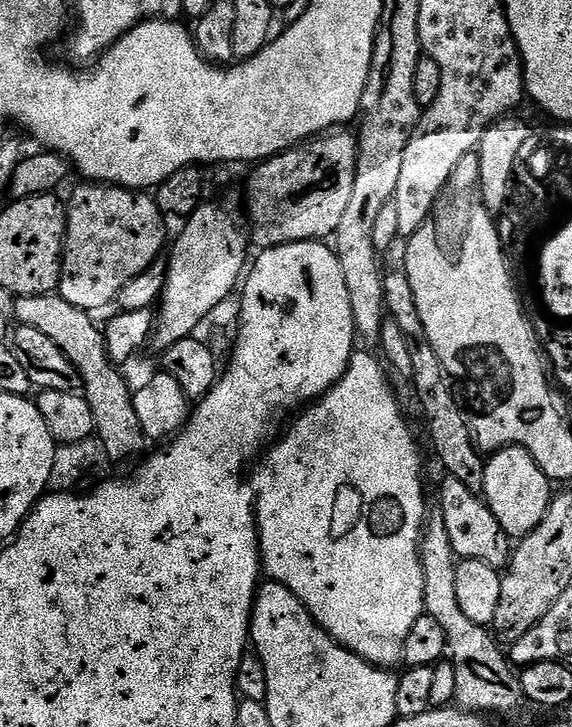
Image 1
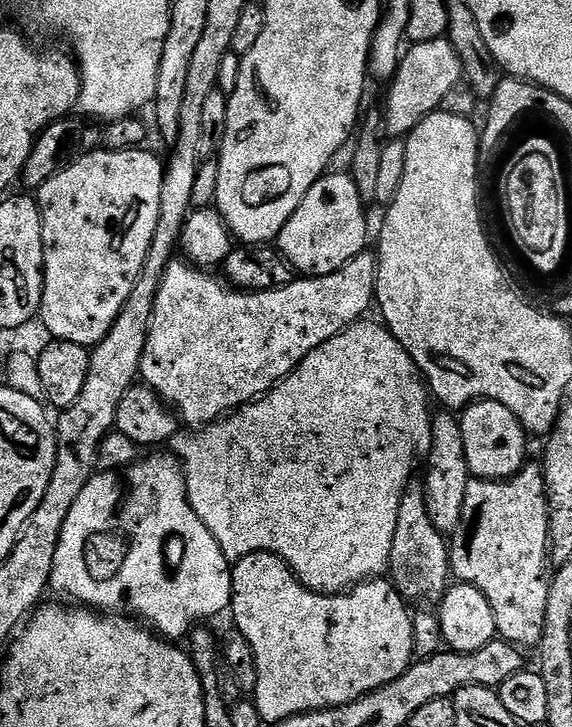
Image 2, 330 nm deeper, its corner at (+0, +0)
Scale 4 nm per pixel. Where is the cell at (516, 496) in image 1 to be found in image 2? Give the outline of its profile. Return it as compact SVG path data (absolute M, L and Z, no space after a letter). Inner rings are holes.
M478 400L463 409L459 421L465 442L466 462L473 477L482 480L508 480L520 473L526 463L524 451L528 448L529 437L518 418L514 418L514 414L510 414L510 410L502 406L502 402Z

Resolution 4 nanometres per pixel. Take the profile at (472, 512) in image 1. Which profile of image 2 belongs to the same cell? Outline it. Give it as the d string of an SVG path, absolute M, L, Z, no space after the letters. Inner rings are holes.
M525 463L520 473L508 480L482 480L472 478L466 486L465 502L462 507L462 516L459 528L455 531L450 540L450 572L459 583L469 584L482 594L486 594L486 602L490 602L490 610L494 610L494 622L499 639L505 640L508 644L515 644L521 650L527 648L535 649L540 640L544 637L546 626L546 610L548 609L548 590L550 587L550 545L548 543L548 491L544 481L544 469L539 463Z

